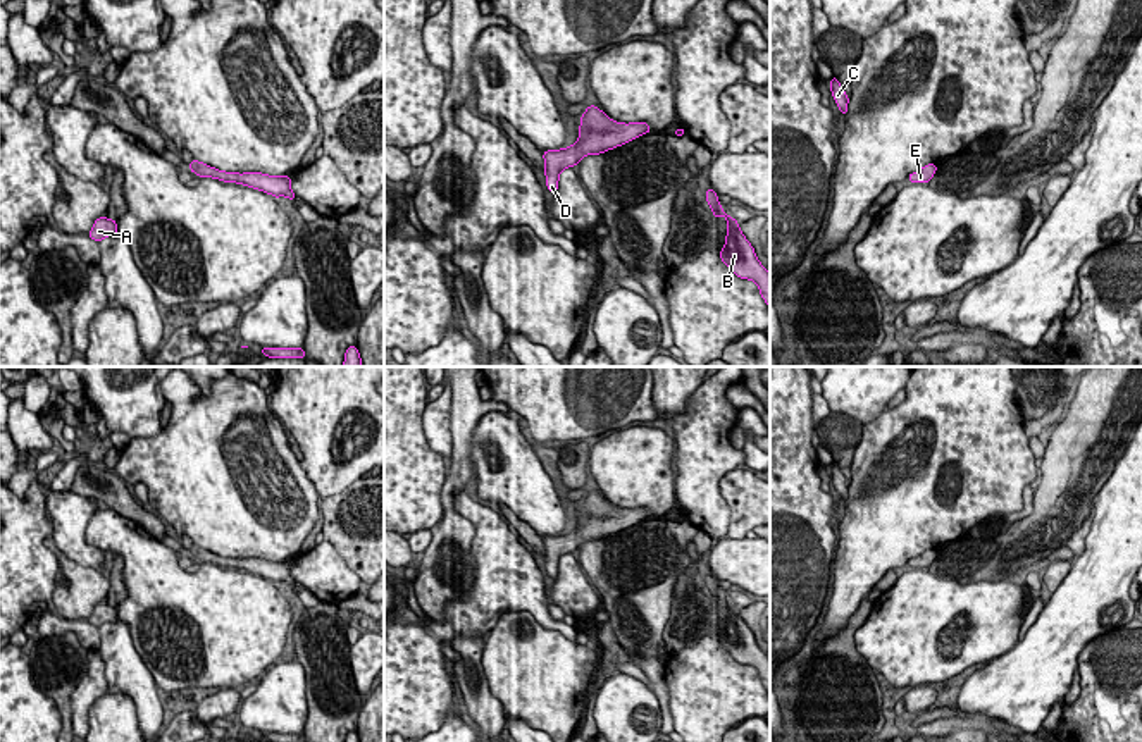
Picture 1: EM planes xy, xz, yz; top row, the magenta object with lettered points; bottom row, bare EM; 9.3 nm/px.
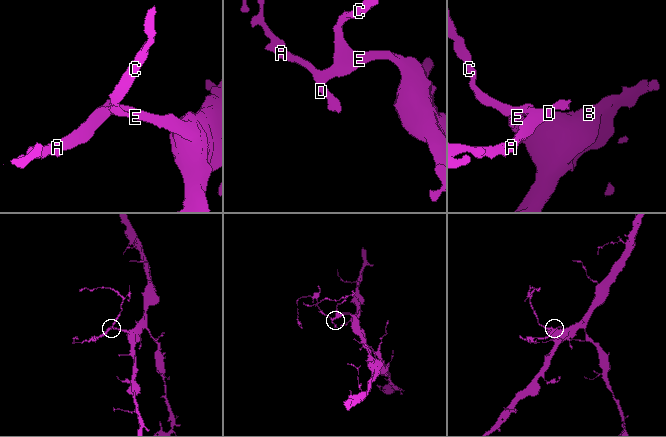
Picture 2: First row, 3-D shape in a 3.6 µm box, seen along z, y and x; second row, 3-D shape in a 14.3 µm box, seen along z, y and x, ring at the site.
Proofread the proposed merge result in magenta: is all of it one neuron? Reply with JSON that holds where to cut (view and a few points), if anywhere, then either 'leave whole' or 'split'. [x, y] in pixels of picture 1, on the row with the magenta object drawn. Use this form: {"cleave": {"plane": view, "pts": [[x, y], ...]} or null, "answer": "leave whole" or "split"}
{"cleave": null, "answer": "leave whole"}

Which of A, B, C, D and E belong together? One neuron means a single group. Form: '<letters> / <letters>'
A B C D E

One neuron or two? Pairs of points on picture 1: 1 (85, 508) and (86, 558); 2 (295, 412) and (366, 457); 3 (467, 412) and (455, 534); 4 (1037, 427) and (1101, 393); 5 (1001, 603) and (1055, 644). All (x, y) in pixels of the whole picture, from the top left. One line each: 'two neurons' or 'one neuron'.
1: one neuron
2: one neuron
3: one neuron
4: two neurons
5: two neurons

